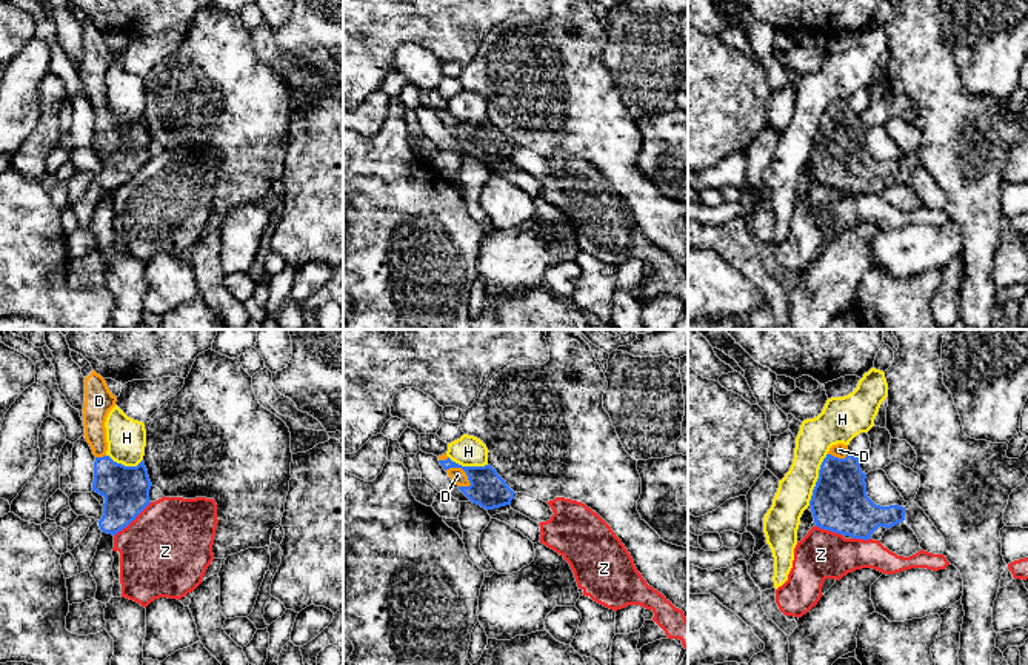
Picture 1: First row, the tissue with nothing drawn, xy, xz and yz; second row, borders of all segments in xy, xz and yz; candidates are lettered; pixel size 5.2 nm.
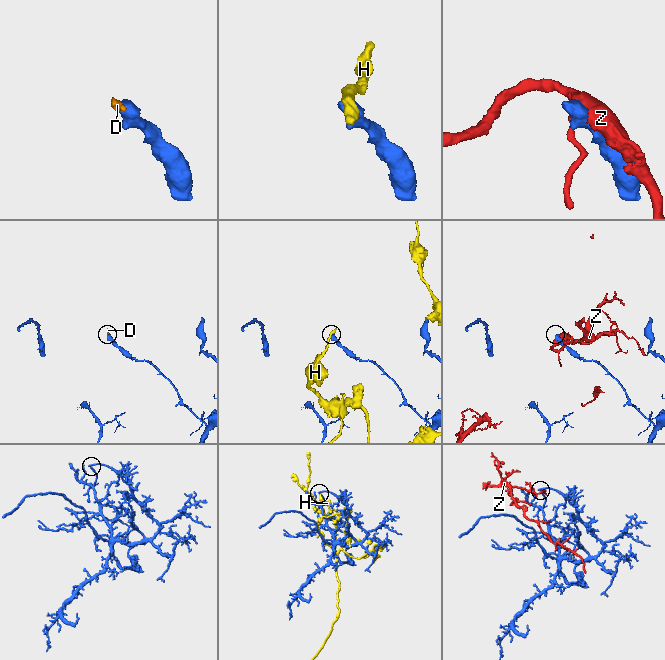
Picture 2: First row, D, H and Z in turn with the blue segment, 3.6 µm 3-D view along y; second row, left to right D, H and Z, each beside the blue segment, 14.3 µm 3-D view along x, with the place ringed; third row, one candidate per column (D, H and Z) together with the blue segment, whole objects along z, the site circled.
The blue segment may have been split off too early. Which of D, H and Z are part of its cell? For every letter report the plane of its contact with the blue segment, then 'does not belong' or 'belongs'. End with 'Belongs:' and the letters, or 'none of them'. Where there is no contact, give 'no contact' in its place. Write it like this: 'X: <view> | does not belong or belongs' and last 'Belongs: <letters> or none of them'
D: xz | belongs
H: yz | does not belong
Z: xy | does not belong
Belongs: D

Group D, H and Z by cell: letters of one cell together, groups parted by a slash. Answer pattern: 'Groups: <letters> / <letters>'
Groups: D / H / Z

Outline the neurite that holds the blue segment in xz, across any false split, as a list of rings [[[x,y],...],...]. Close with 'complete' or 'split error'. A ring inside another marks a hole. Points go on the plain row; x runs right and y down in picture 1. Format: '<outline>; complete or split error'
[[[446,109],[439,111],[439,117],[451,135],[472,159],[485,165],[511,160],[516,148],[491,120],[462,122],[452,117]]]; split error

